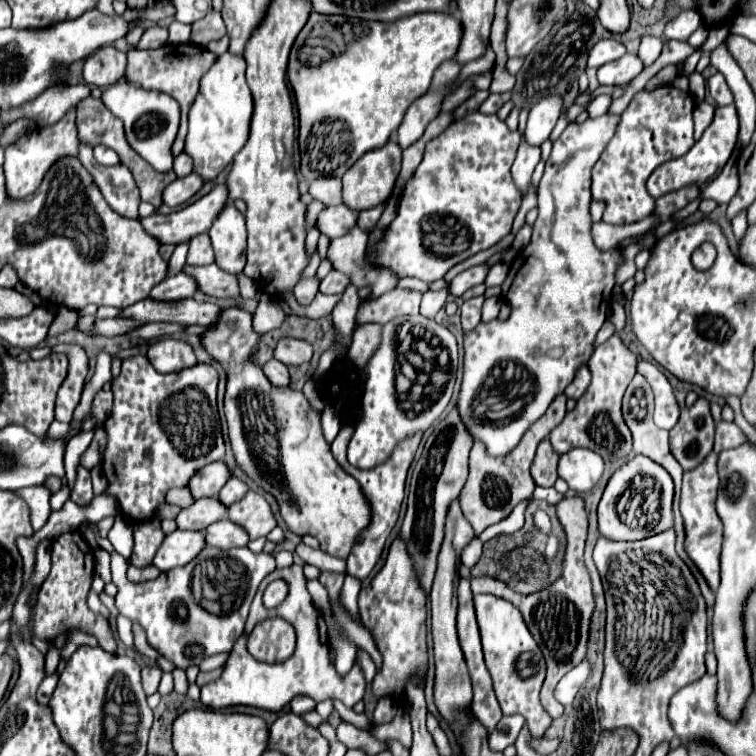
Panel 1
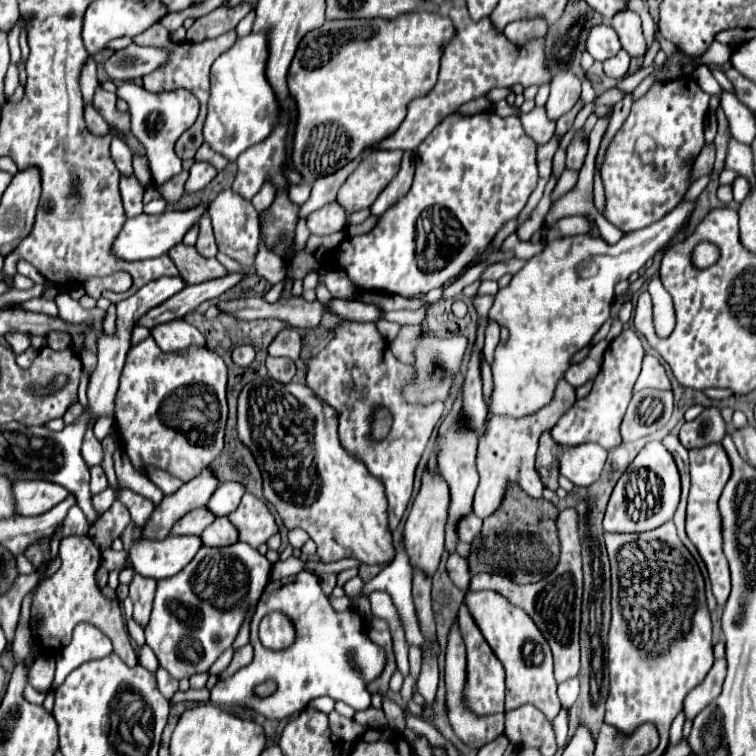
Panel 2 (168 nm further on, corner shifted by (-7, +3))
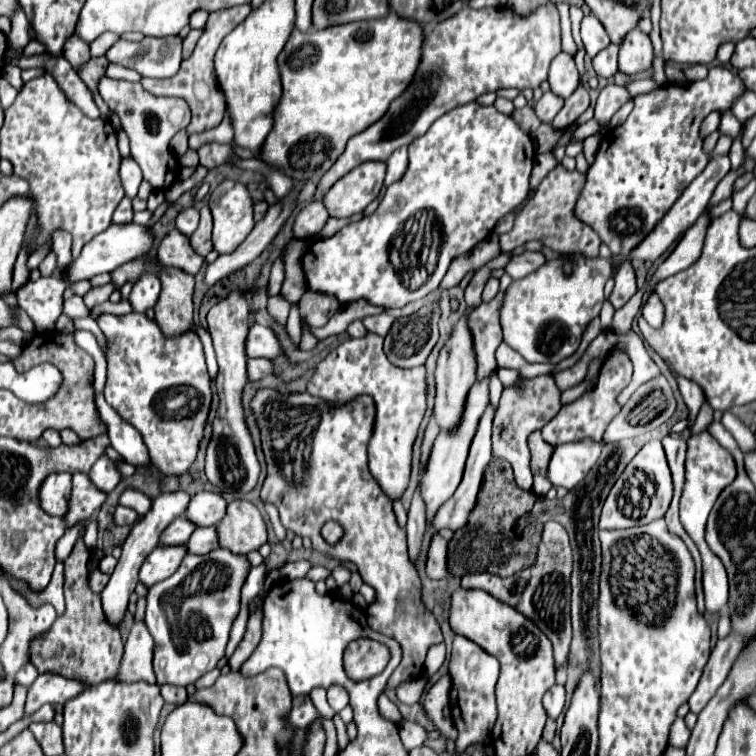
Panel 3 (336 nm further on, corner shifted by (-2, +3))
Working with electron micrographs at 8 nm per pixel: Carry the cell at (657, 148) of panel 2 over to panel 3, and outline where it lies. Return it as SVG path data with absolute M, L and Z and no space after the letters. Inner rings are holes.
M714 66L704 80L688 84L664 84L654 92L636 96L634 110L626 122L602 136L596 160L586 174L586 184L576 204L576 216L582 222L590 224L614 254L628 256L632 248L640 244L644 236L658 224L658 220L670 210L684 188L706 168L710 158L702 152L702 138L698 134L702 120L712 110L728 110L740 92L744 92L742 80L734 72L722 66Z

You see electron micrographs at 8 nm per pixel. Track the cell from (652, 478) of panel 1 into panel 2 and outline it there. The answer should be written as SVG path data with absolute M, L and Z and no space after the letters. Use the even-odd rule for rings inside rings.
M649 442L631 462L627 472L619 478L605 512L603 528L607 532L653 530L673 518L679 504L679 496L681 496L681 482L673 456L661 442Z

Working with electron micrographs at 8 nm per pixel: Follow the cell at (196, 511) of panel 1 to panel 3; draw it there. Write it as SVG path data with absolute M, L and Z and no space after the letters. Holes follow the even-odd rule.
M180 516L178 520L174 520L174 522L166 528L166 532L162 532L160 544L166 544L166 546L186 544L194 530L196 530L196 526L190 524L190 520L184 520L184 516Z

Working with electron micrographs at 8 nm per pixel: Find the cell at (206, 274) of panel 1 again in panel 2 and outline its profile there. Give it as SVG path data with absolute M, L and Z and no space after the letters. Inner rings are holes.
M183 242L169 250L169 258L175 262L185 284L201 284L227 274L217 258L203 258L193 246L185 246Z

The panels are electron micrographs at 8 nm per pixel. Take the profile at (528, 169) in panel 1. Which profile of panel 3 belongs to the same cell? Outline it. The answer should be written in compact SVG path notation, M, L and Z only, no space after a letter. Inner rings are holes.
M548 90L548 92L544 92L544 96L542 96L542 98L538 100L538 104L534 106L534 112L536 112L536 116L538 116L538 120L540 120L542 124L550 124L550 122L554 120L554 116L560 112L562 106L564 106L562 98L554 96L554 94Z

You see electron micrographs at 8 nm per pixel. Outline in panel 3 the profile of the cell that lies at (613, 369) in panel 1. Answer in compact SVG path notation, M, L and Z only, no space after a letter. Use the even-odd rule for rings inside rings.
M622 350L610 352L610 356L604 360L602 368L600 368L600 376L598 376L596 386L592 390L584 392L578 400L562 406L562 410L542 428L544 440L552 446L576 442L582 438L592 438L596 442L602 442L606 426L620 412L620 404L616 402L616 398L626 388L630 378L632 378L632 364L630 364L630 358L626 356L626 352L622 352Z

